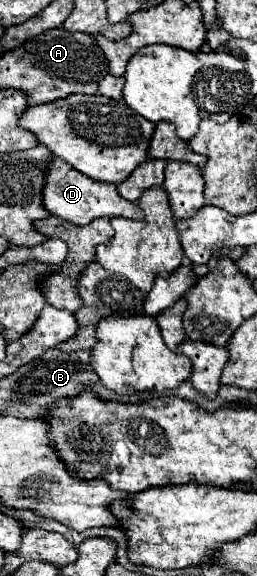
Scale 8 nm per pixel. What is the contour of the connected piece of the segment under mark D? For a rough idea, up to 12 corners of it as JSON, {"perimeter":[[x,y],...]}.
{"perimeter":[[60,158],[46,168],[42,204],[78,226],[144,212],[114,184]]}

